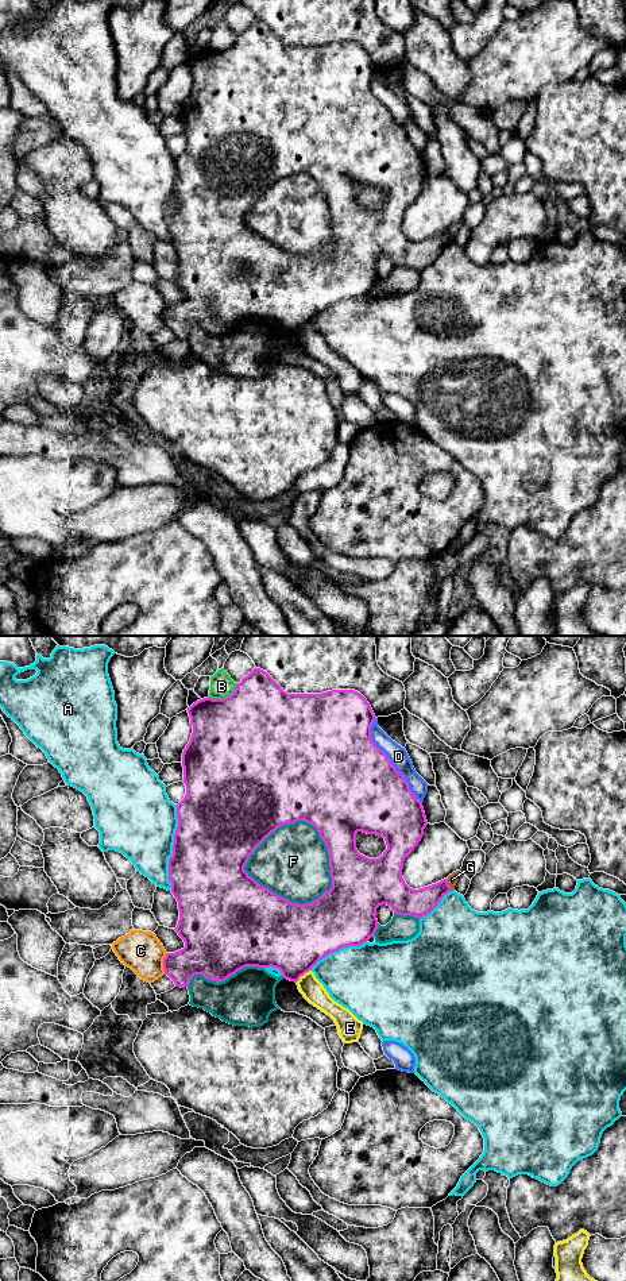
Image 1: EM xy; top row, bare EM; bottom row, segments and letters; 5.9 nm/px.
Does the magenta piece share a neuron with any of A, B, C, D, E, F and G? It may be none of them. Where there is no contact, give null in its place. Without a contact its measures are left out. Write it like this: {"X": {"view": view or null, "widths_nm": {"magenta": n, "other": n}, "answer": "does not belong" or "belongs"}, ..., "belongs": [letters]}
{"A": {"view": "xy", "widths_nm": {"magenta": 460, "other": 420}, "answer": "does not belong"}, "B": {"view": "xy", "widths_nm": {"magenta": 500, "other": 140}, "answer": "does not belong"}, "C": {"view": "xy", "widths_nm": {"magenta": 260, "other": 240}, "answer": "does not belong"}, "D": {"view": "xy", "widths_nm": {"magenta": 500, "other": 110}, "answer": "does not belong"}, "E": {"view": "xy", "widths_nm": {"magenta": 400, "other": 140}, "answer": "does not belong"}, "F": {"view": "xy", "widths_nm": {"magenta": 460, "other": 420}, "answer": "does not belong"}, "G": {"view": "xy", "widths_nm": {"magenta": 170, "other": 70}, "answer": "does not belong"}, "belongs": []}

